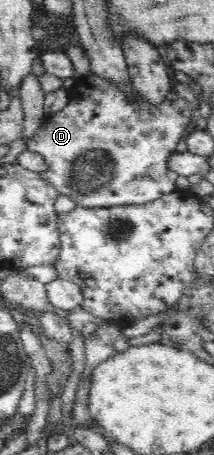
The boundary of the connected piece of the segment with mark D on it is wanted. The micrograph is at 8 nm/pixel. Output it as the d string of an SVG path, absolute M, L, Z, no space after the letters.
M84 74L81 79L77 79L74 83L74 87L69 92L69 103L60 109L57 113L48 115L43 123L39 126L39 129L30 140L27 140L27 149L43 155L49 169L45 172L39 172L41 176L51 181L51 184L59 190L59 193L67 194L77 202L79 206L114 206L114 205L143 205L150 201L159 199L163 194L174 192L177 187L175 182L171 181L168 175L168 167L166 159L169 154L172 154L177 147L177 143L181 141L181 137L185 135L185 129L190 122L191 111L194 110L195 105L189 96L177 86L167 95L167 99L161 103L161 105L149 105L139 99L139 105L132 105L127 103L124 93L117 90L117 86L113 86L110 82L99 77L98 75Z

